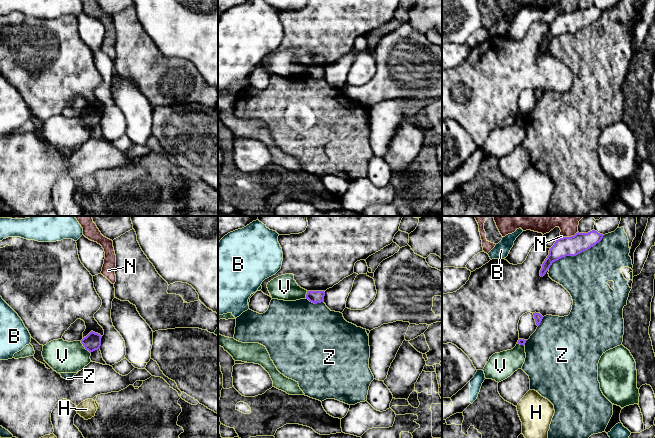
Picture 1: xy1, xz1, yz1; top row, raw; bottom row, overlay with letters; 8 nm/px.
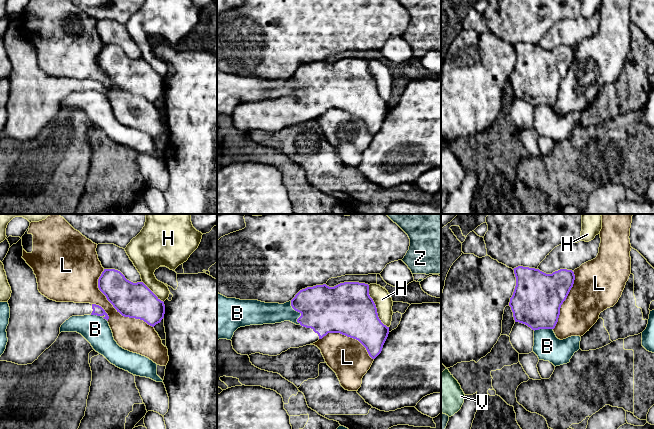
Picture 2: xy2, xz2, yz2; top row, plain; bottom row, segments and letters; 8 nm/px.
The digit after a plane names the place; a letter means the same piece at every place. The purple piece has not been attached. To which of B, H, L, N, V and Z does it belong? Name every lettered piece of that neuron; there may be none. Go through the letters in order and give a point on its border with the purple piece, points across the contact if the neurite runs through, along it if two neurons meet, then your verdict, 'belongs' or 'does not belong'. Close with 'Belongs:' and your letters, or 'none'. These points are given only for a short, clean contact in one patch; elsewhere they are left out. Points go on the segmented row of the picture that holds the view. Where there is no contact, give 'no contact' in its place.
B: contact xz2 (298, 311); does not belong
H: contact xz2 (375, 307); does not belong
L: contact xy2 (115, 308); does not belong
N: contact yz1 (569, 237); does not belong
V: contact xy1 (84, 346); border xy1 (80, 341), (90, 353); does not belong
Z: contact yz1 (576, 254); does not belong
Belongs: none

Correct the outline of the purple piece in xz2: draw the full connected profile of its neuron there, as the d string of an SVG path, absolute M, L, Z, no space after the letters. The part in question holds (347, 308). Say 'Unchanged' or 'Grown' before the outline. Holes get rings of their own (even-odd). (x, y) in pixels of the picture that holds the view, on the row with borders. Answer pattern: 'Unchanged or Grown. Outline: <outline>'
Grown. Outline: M344 282L334 287L326 284L300 290L291 300L292 308L301 316L298 325L284 321L275 324L250 325L238 328L231 339L233 349L241 355L260 353L277 356L290 348L313 344L328 333L340 333L358 340L375 359L382 351L389 334L389 327L378 317L377 308L369 295L369 285L359 282Z

